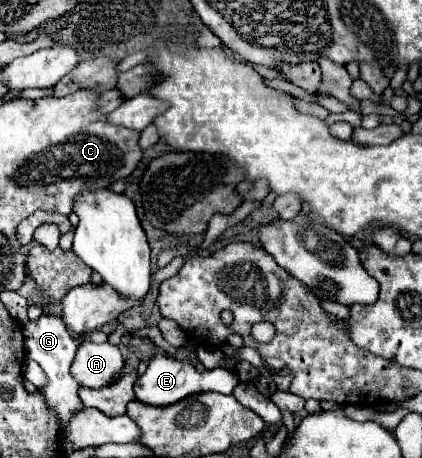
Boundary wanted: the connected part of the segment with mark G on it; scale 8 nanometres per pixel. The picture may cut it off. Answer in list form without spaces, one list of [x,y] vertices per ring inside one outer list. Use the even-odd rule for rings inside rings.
[[[43,314],[39,320],[27,322],[27,326],[23,328],[23,336],[25,336],[27,356],[33,358],[43,368],[43,372],[47,374],[47,386],[41,390],[41,394],[47,398],[47,404],[57,412],[61,426],[65,430],[69,416],[83,406],[79,400],[79,394],[77,394],[79,384],[75,382],[75,378],[69,372],[79,344],[71,336],[67,326],[63,326],[63,320],[59,316],[53,316],[53,314]]]

